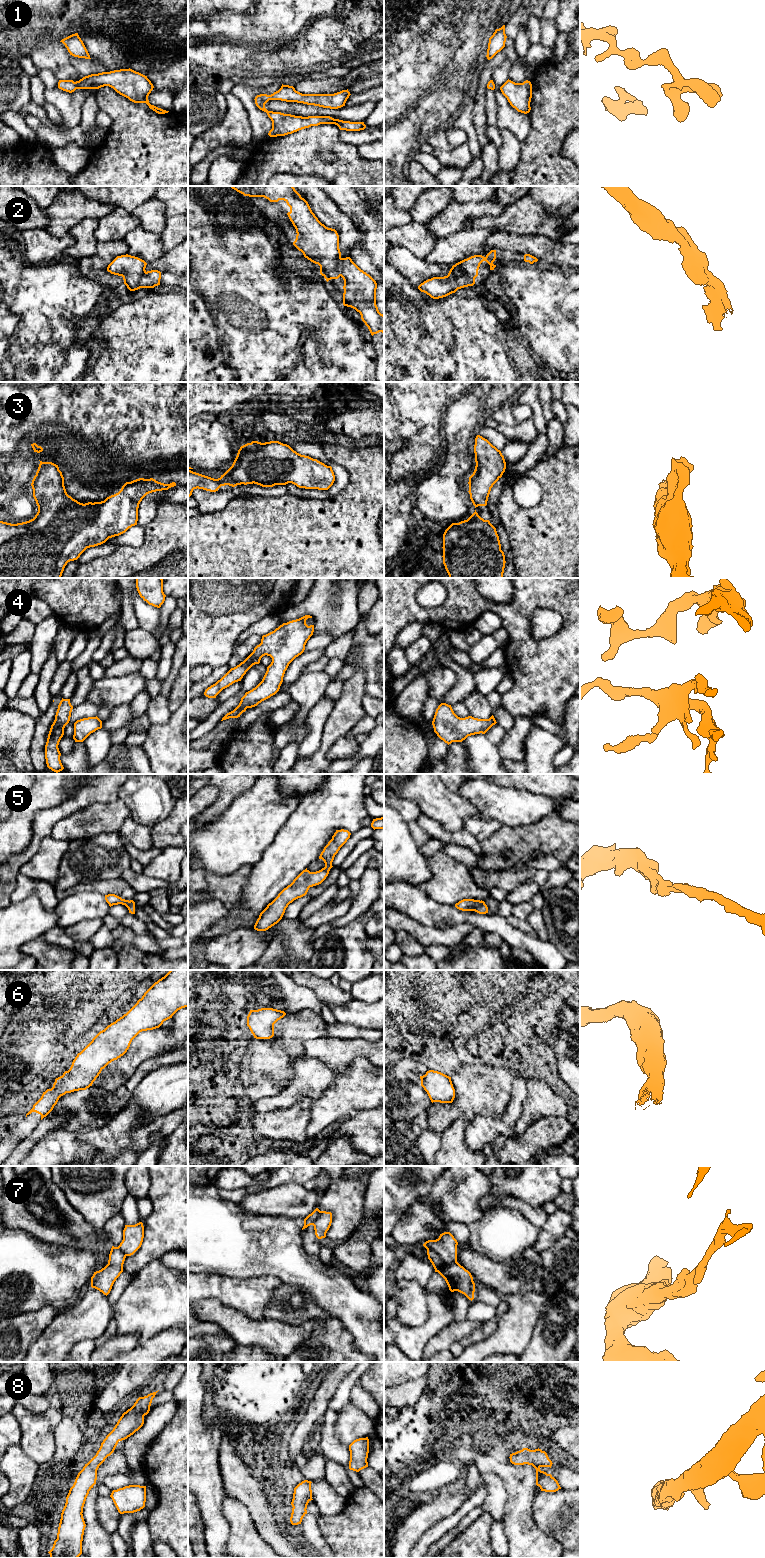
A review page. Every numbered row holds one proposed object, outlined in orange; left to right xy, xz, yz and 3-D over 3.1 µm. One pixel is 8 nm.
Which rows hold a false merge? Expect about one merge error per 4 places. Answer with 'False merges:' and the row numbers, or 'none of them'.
False merges: 7

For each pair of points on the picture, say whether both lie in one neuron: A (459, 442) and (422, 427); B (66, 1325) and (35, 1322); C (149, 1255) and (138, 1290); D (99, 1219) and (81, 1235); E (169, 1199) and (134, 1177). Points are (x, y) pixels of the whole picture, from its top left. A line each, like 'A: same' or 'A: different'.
A: different
B: different
C: different
D: different
E: different

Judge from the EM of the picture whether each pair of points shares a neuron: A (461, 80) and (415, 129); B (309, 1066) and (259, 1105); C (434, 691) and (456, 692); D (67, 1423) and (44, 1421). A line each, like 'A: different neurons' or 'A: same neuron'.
A: same neuron
B: same neuron
C: different neurons
D: different neurons

